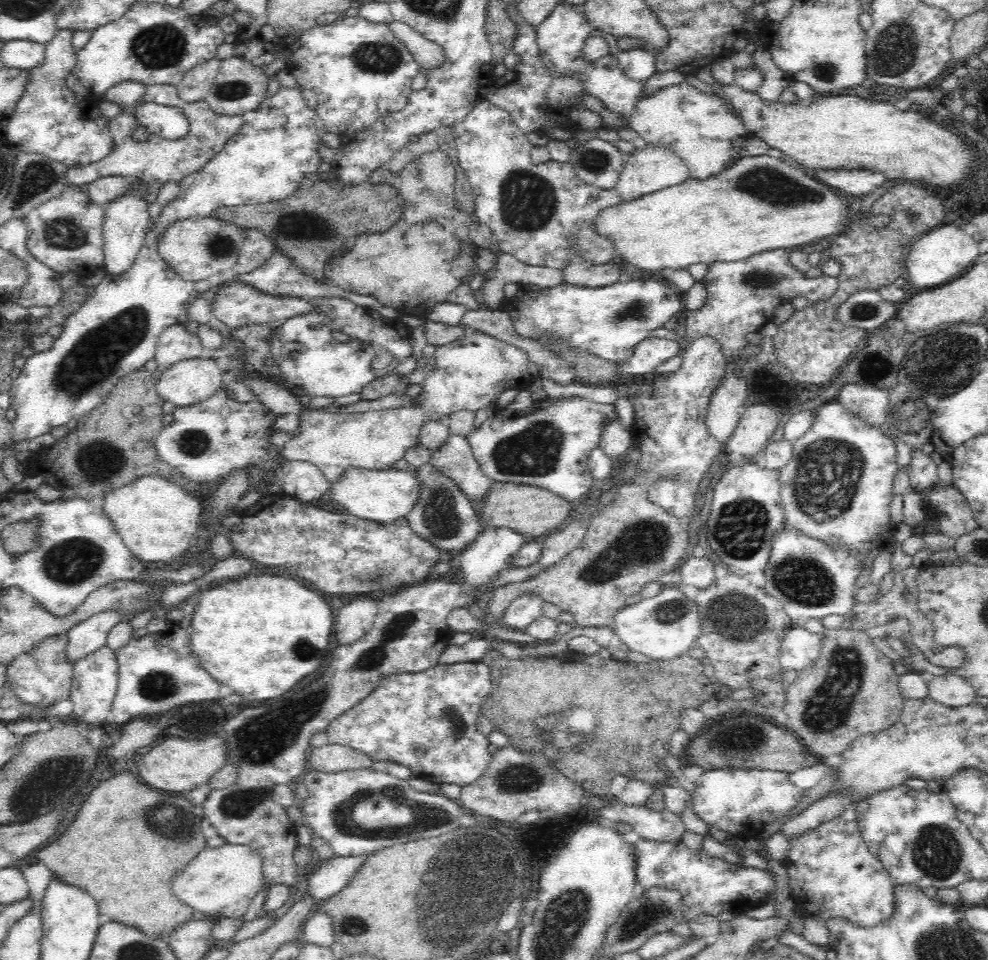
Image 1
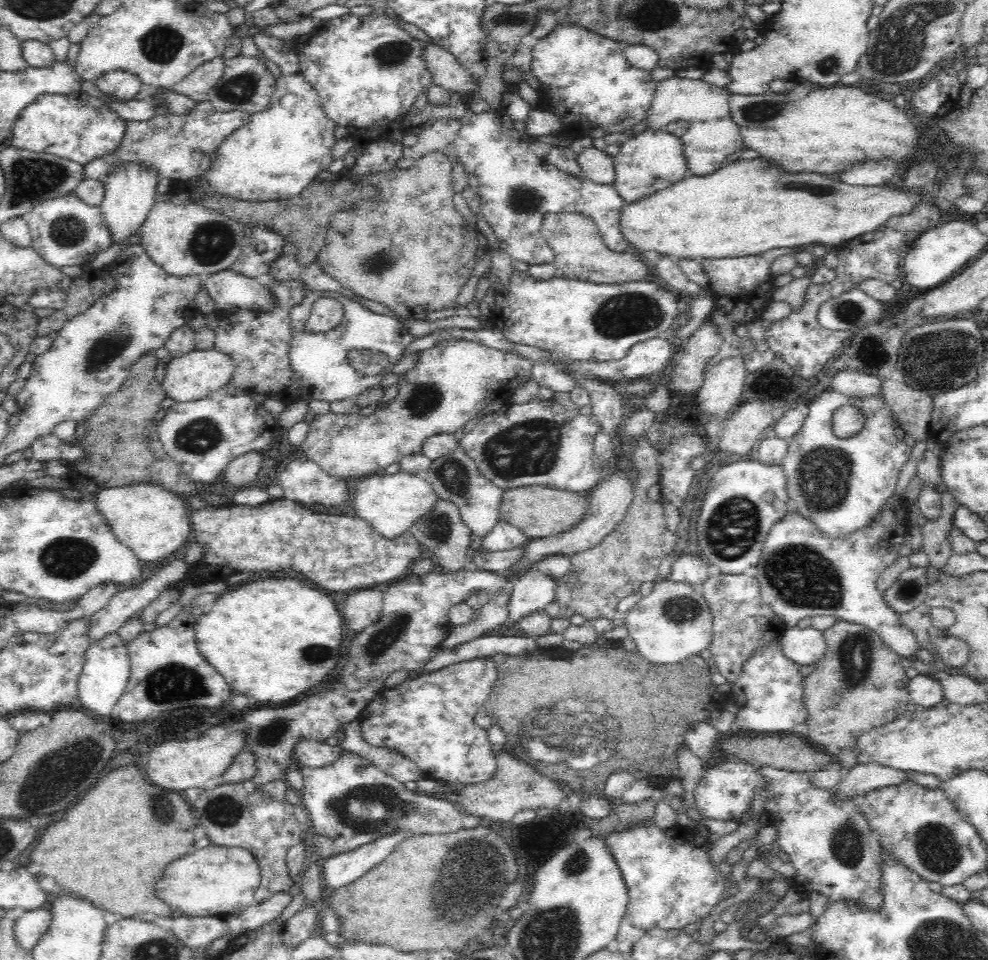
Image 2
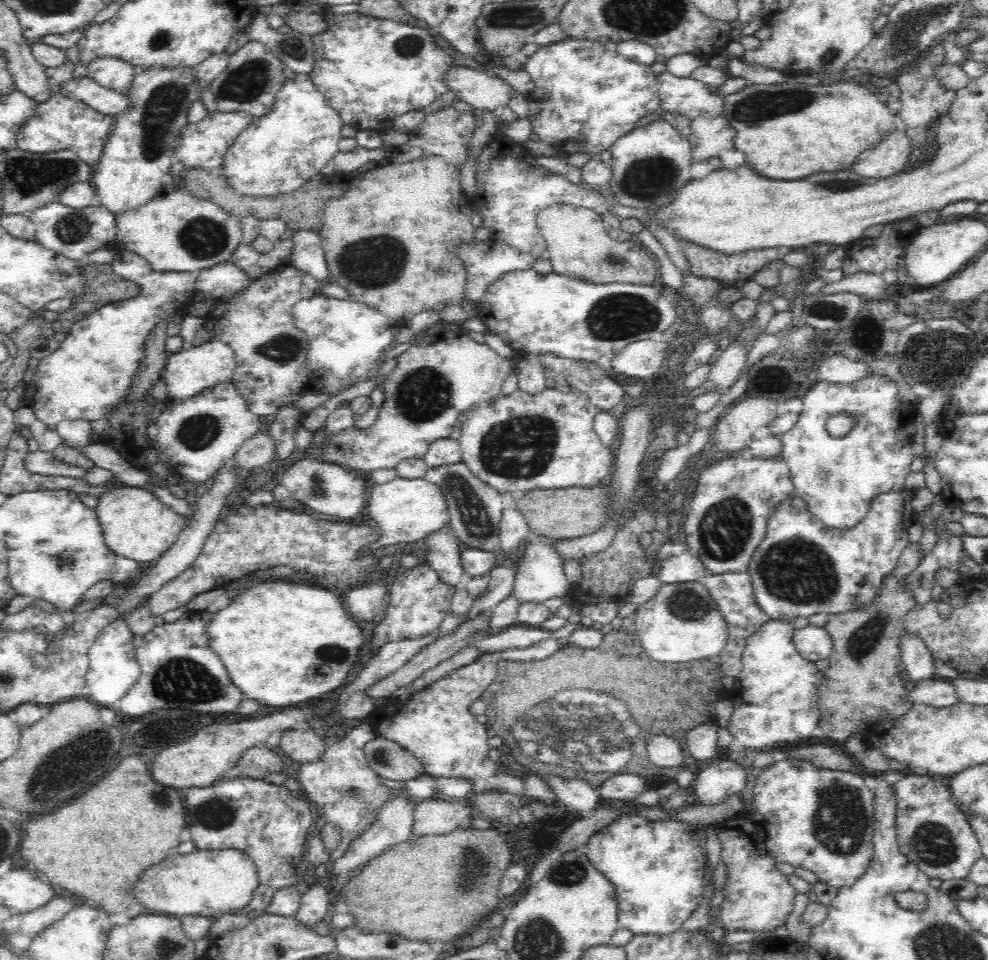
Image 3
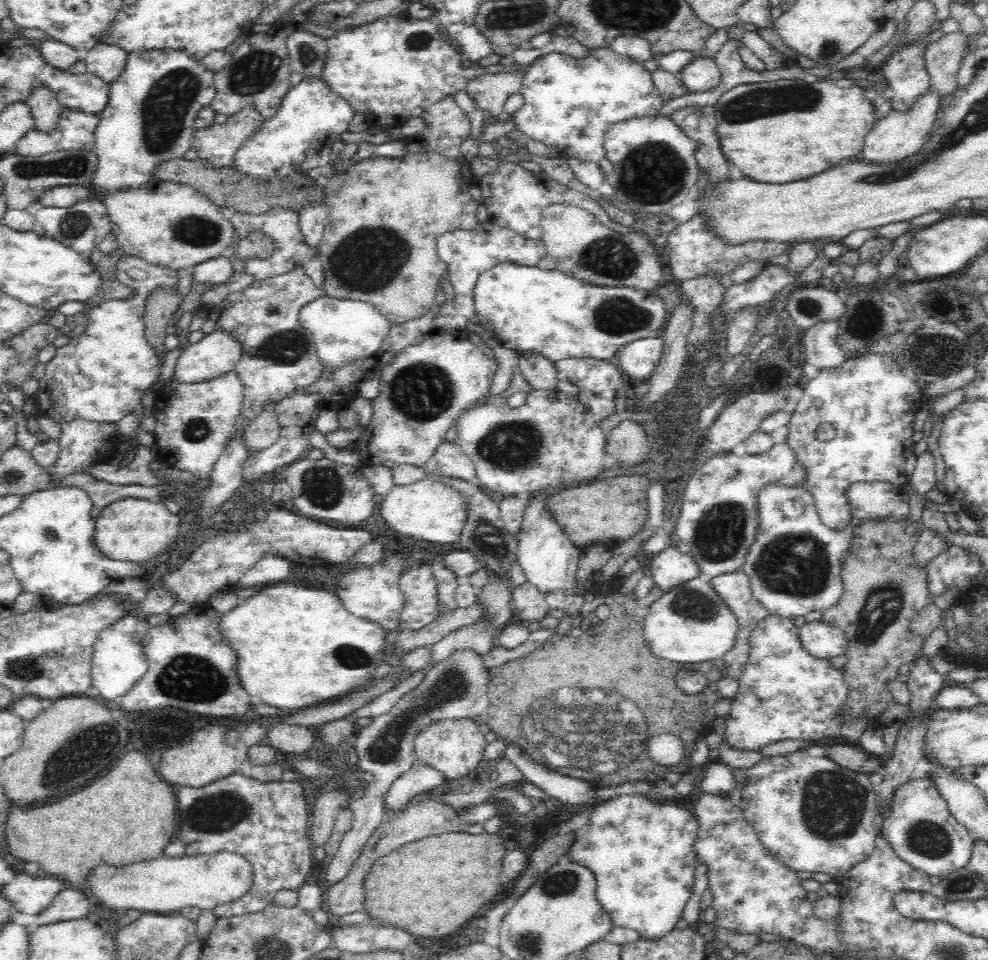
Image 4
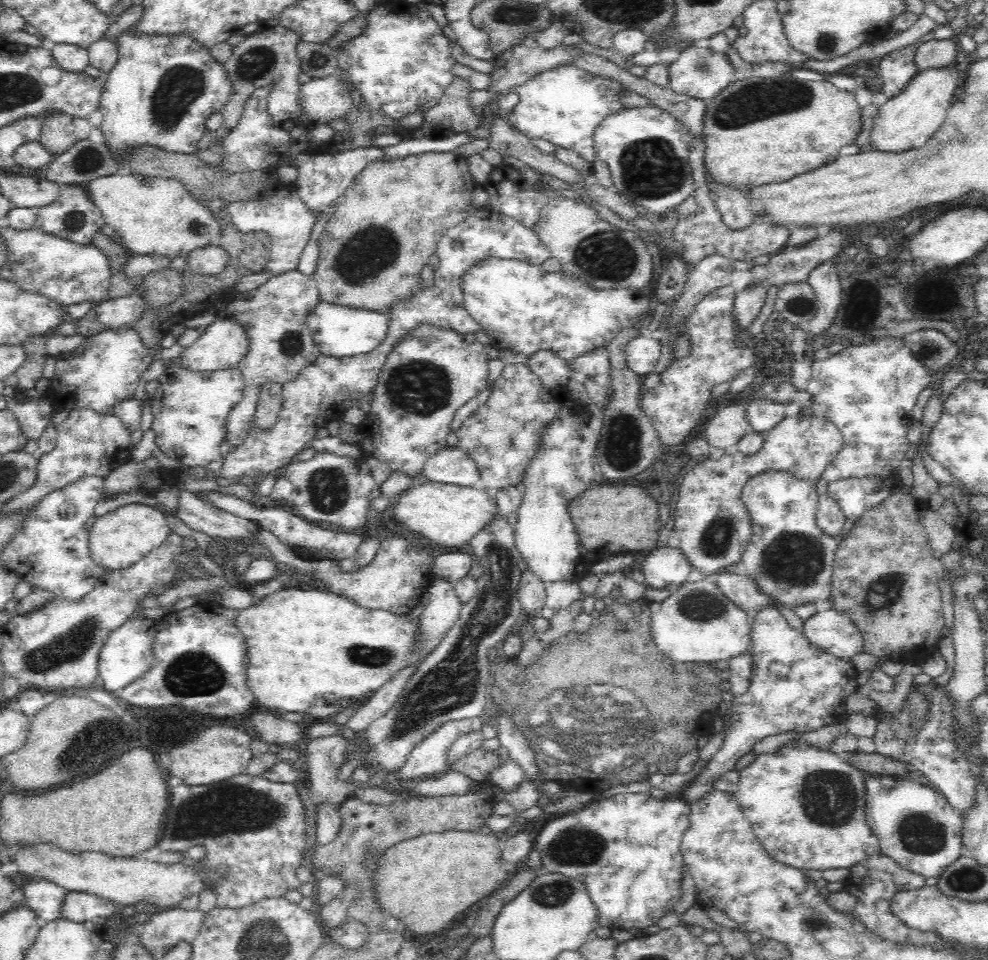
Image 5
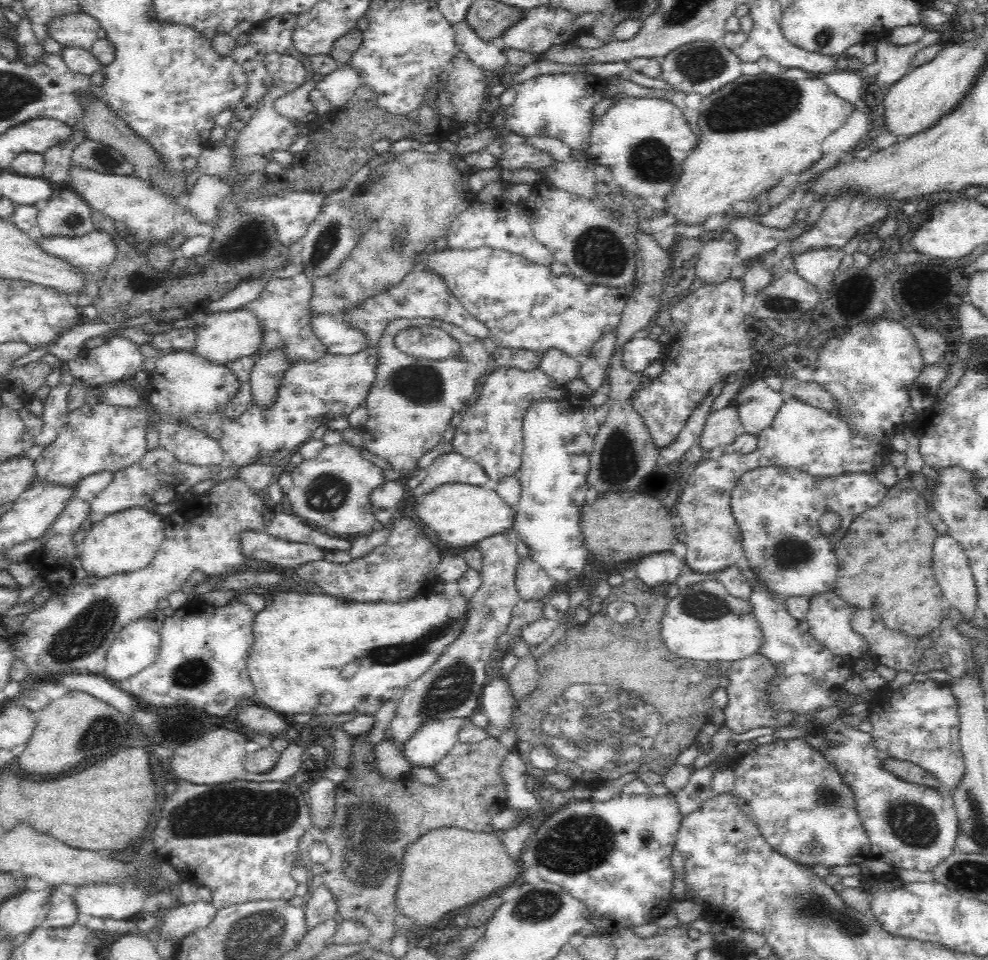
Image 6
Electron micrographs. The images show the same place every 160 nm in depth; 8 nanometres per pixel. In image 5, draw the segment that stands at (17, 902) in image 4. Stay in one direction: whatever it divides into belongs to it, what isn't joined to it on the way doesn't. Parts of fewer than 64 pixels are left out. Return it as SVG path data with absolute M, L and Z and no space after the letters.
M50 880L28 882L21 888L24 903L36 916L38 926L61 919L62 906L68 893L65 889Z

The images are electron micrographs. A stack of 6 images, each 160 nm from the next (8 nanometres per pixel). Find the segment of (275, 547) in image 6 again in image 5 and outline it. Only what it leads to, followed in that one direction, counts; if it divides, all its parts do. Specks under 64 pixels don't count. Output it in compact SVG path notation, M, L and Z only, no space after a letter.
M176 488L178 507L174 514L198 532L212 537L242 540L252 536L254 524L248 518L226 512L187 489Z

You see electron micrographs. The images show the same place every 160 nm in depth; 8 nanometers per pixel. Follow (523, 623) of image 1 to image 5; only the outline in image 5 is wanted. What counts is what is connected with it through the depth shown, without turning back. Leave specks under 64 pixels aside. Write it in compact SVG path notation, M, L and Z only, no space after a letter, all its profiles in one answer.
M576 416L552 422L542 434L543 445L528 466L522 482L525 491L513 528L515 546L527 569L544 584L558 581L579 583L594 560L593 554L581 546L566 509L566 502L589 488L595 475L590 458L597 444L588 423L587 416L584 422Z

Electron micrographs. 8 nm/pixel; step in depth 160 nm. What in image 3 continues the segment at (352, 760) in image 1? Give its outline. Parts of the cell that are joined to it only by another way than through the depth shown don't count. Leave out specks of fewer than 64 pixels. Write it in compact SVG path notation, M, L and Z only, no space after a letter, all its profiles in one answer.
M313 729L305 732L287 730L282 733L279 749L284 750L287 761L304 764L318 762L326 752L328 744Z

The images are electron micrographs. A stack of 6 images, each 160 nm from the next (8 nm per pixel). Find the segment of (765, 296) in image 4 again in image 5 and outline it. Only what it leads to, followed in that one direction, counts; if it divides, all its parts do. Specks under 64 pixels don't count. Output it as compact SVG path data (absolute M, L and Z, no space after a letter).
M842 228L832 229L826 236L818 236L812 242L805 244L804 246L792 247L792 245L787 245L782 251L771 255L768 263L754 266L751 270L752 275L747 282L746 288L764 285L766 282L768 286L779 286L779 288L782 285L790 283L807 282L807 278L813 268L834 258L836 254L842 253L840 248L842 248L844 238L848 238L848 234L850 234L850 232L844 228L843 230Z

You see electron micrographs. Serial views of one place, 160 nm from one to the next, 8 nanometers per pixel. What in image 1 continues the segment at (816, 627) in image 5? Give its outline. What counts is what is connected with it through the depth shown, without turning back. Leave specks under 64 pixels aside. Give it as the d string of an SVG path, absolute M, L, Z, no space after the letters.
M792 627L781 642L779 652L781 672L795 670L799 673L812 666L820 656L821 637L804 628Z

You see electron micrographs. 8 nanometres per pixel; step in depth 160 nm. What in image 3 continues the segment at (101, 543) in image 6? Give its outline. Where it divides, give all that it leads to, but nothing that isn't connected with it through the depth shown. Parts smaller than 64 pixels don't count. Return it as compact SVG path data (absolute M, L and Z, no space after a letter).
M114 486L114 488L106 490L106 492L102 492L97 499L98 504L94 509L101 524L102 531L104 531L106 545L112 552L115 552L122 558L126 557L140 564L157 561L176 543L176 540L178 540L184 527L187 525L188 519L186 517L174 512L174 510L162 503L147 486Z

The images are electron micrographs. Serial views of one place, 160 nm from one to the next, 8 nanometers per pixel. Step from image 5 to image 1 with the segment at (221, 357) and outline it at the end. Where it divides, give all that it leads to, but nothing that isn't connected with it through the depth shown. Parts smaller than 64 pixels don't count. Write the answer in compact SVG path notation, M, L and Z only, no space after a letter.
M186 359L161 374L156 392L164 403L186 408L214 396L221 388L224 373L214 359Z

